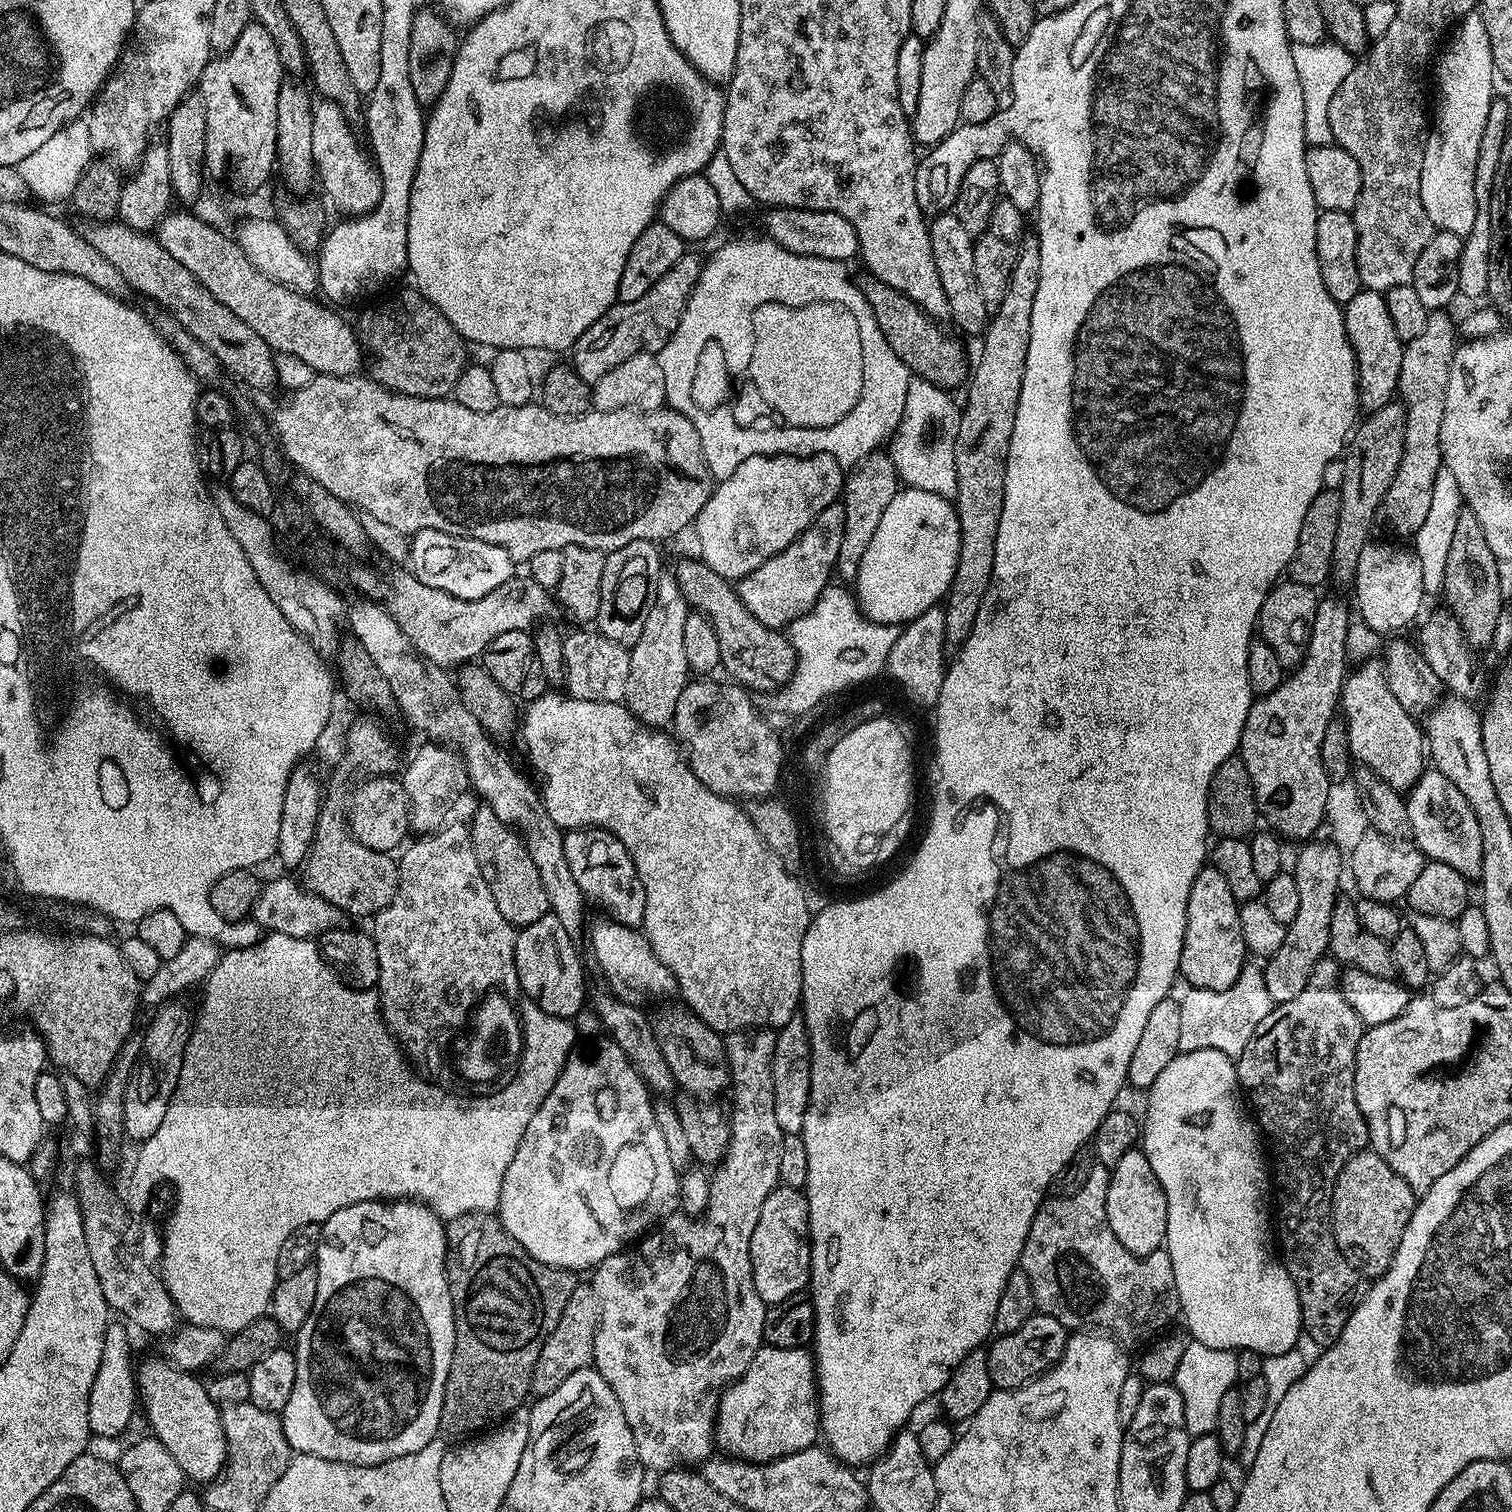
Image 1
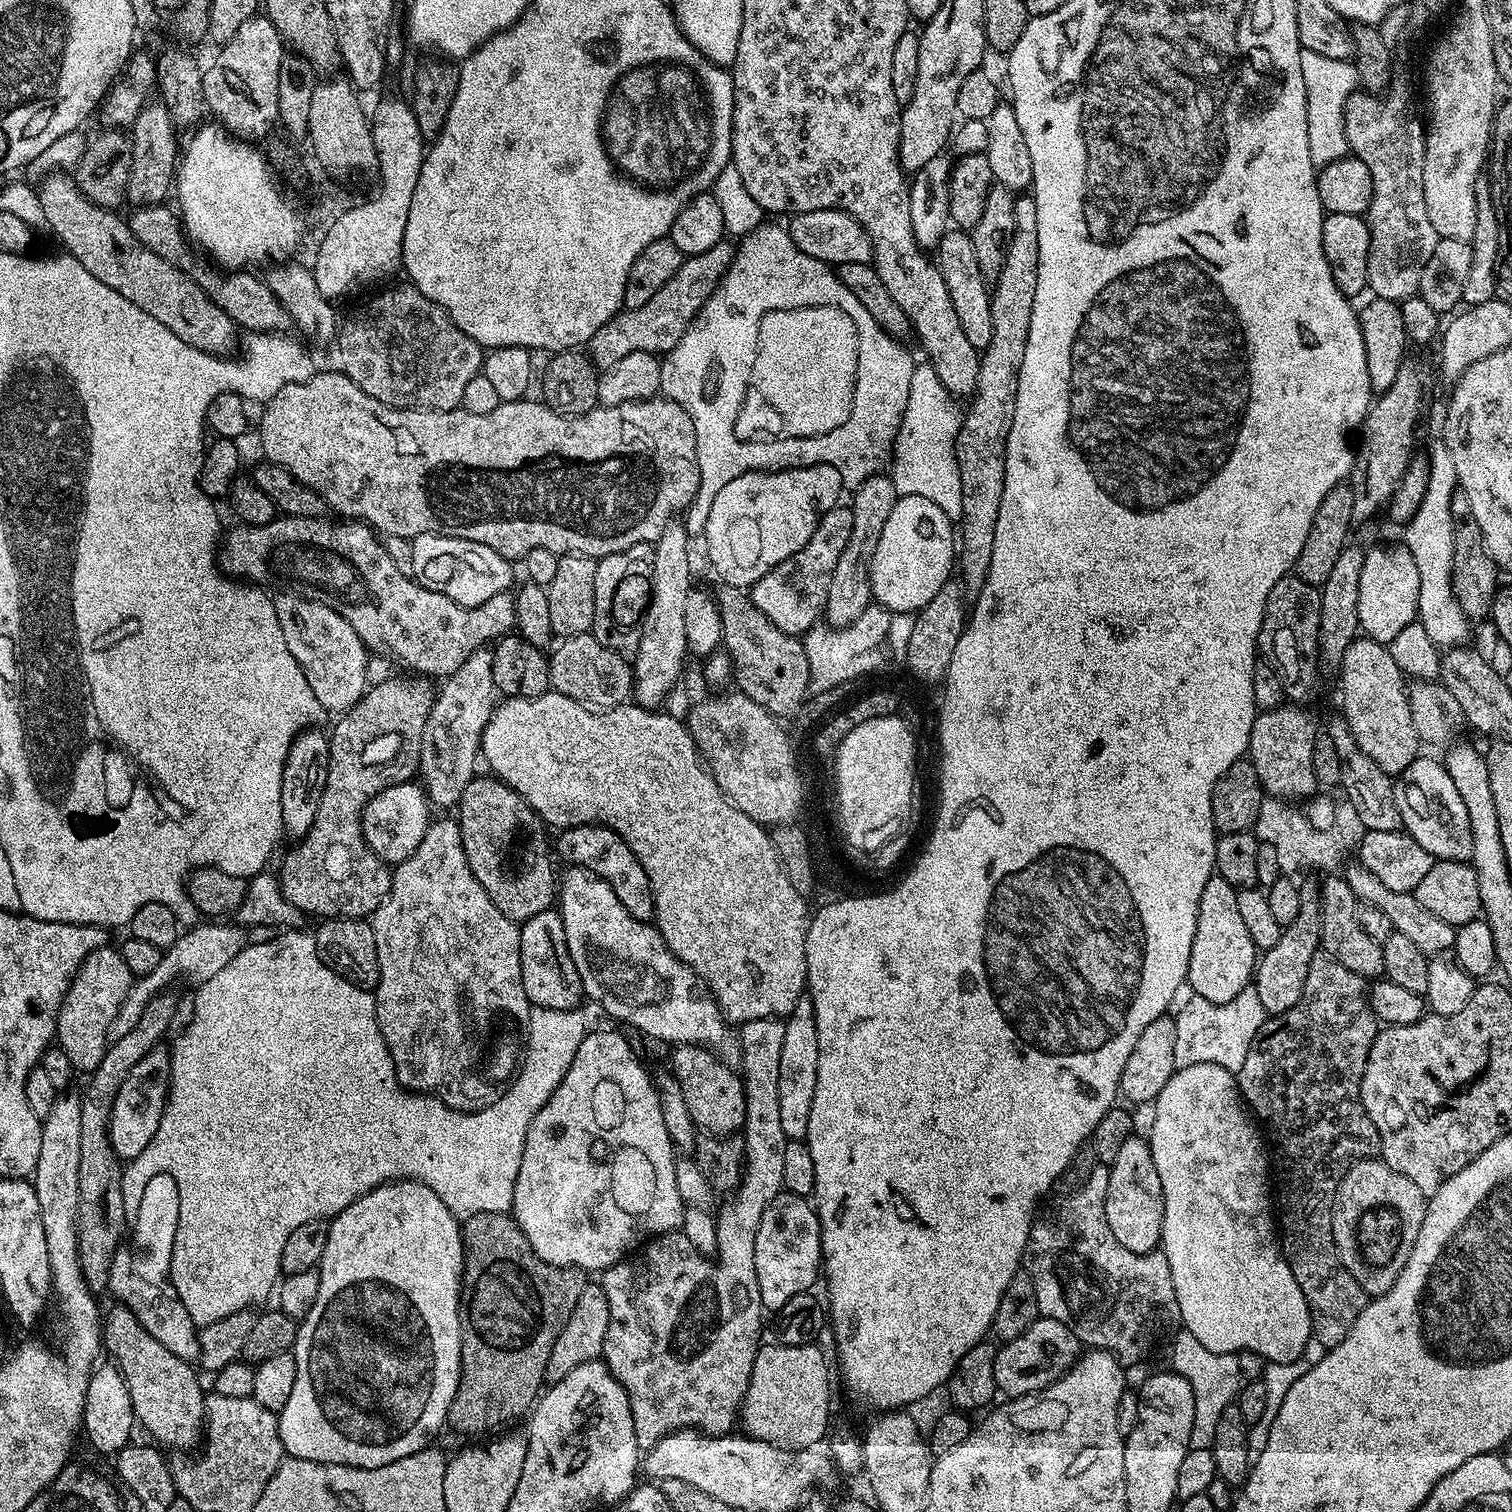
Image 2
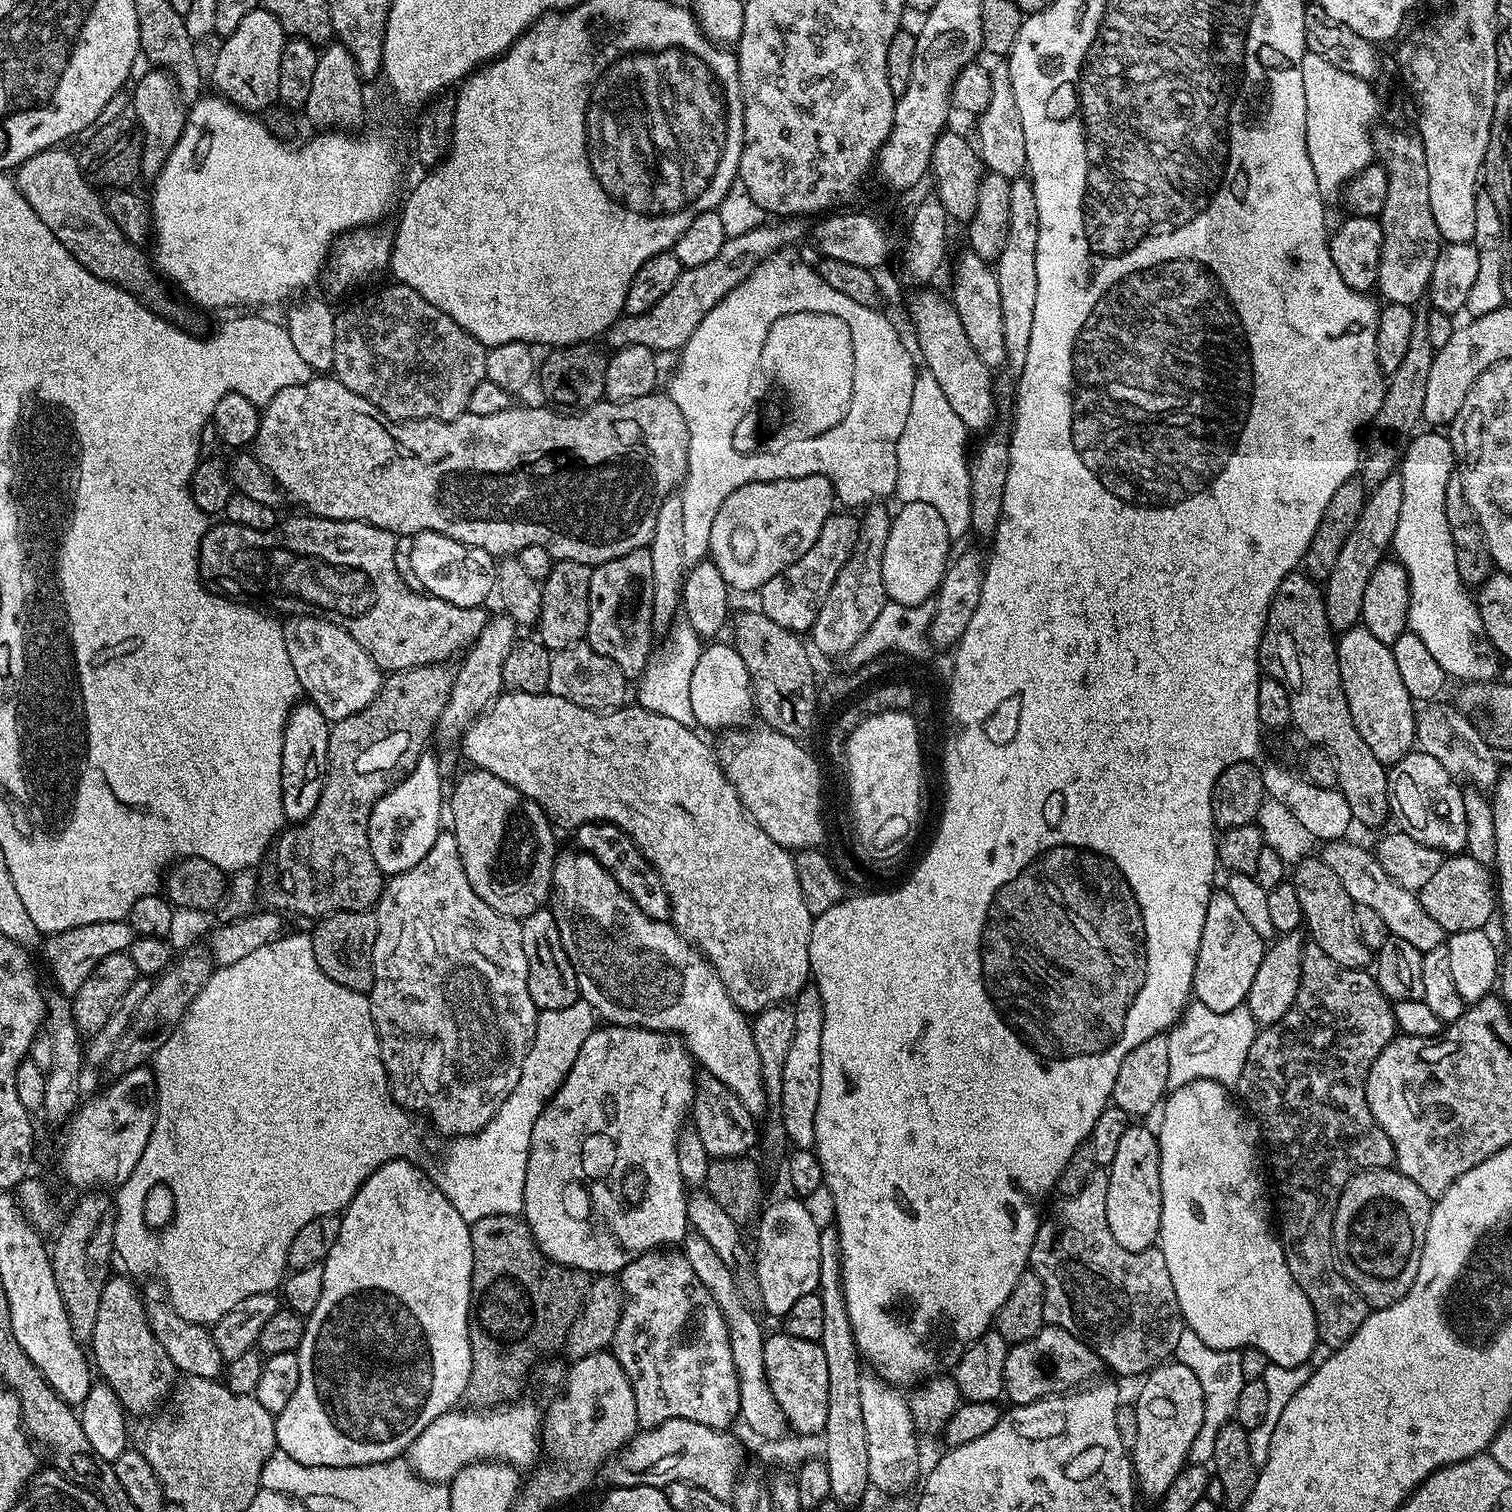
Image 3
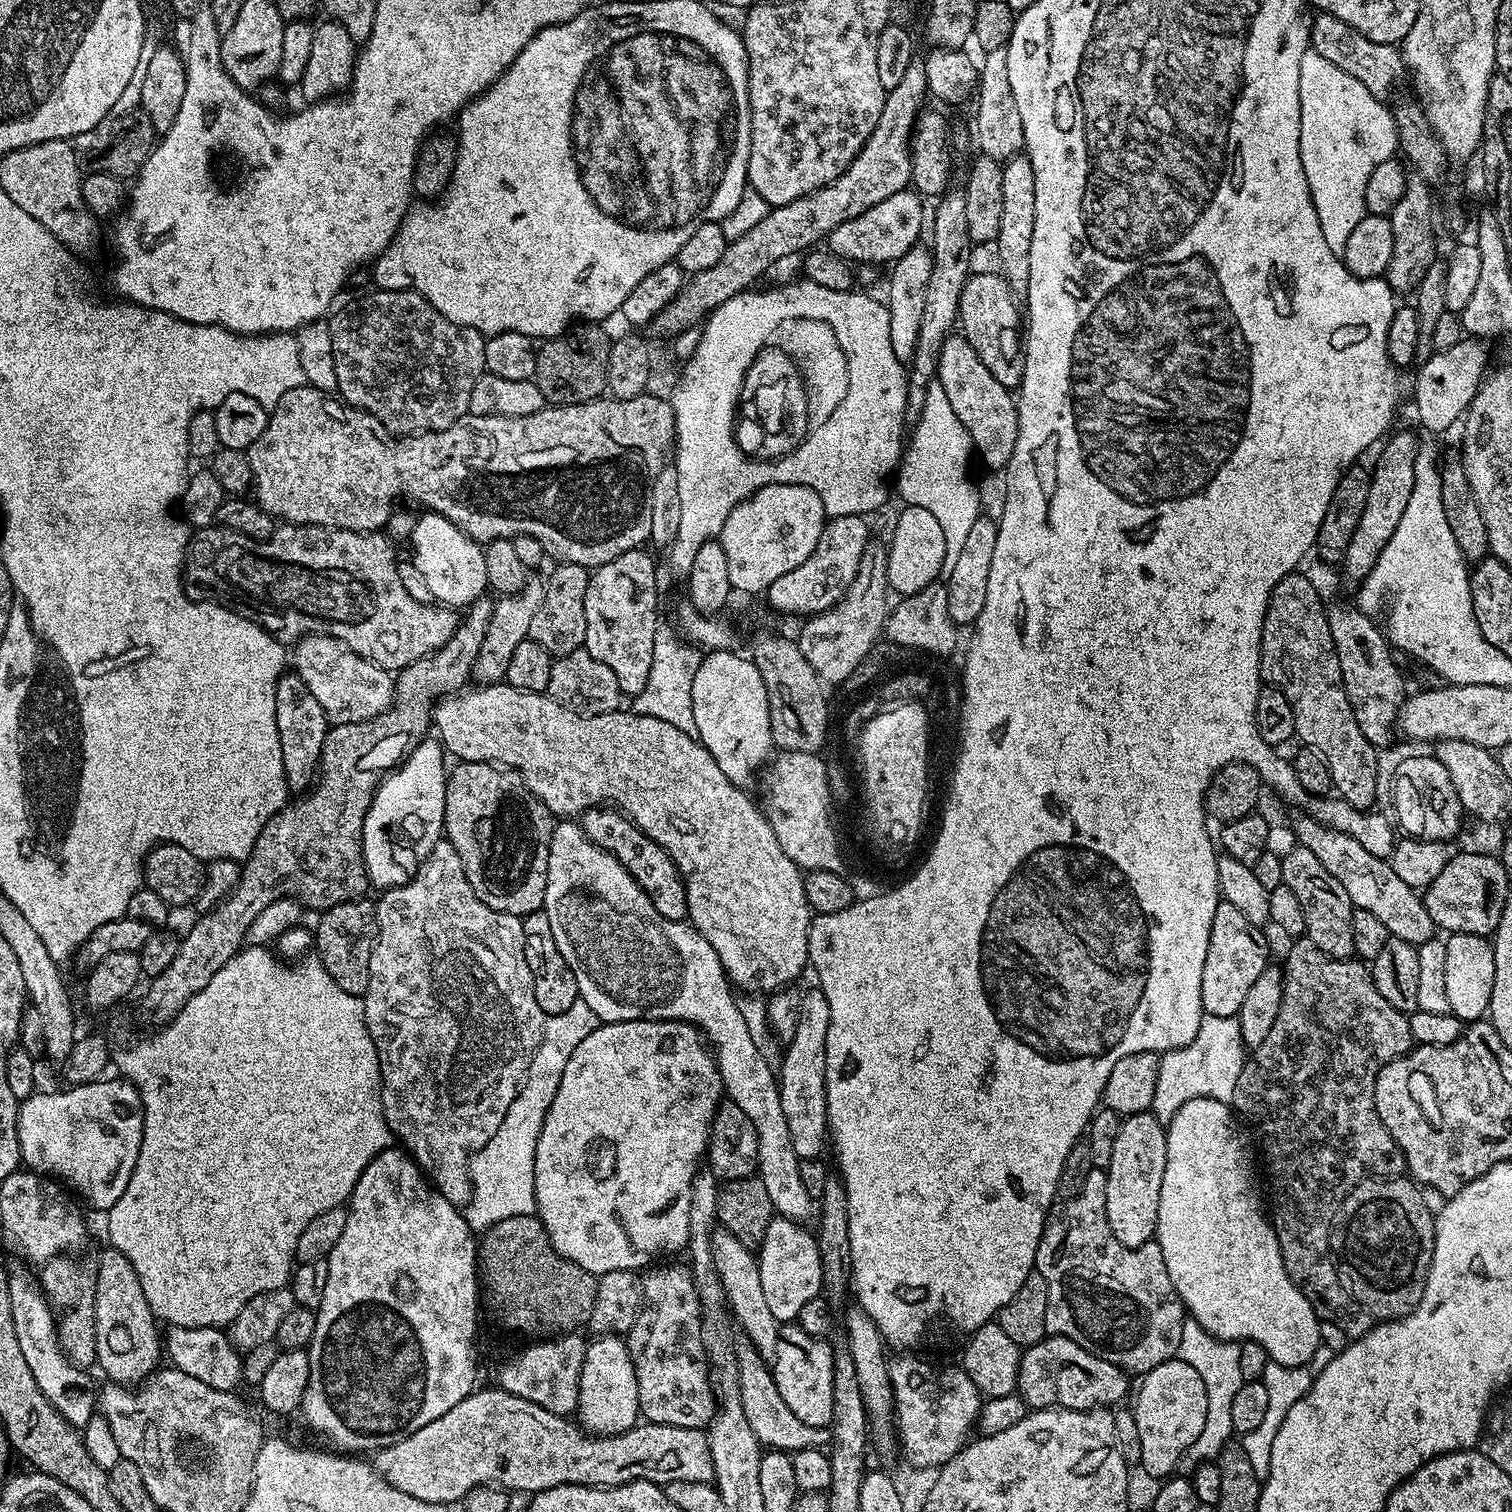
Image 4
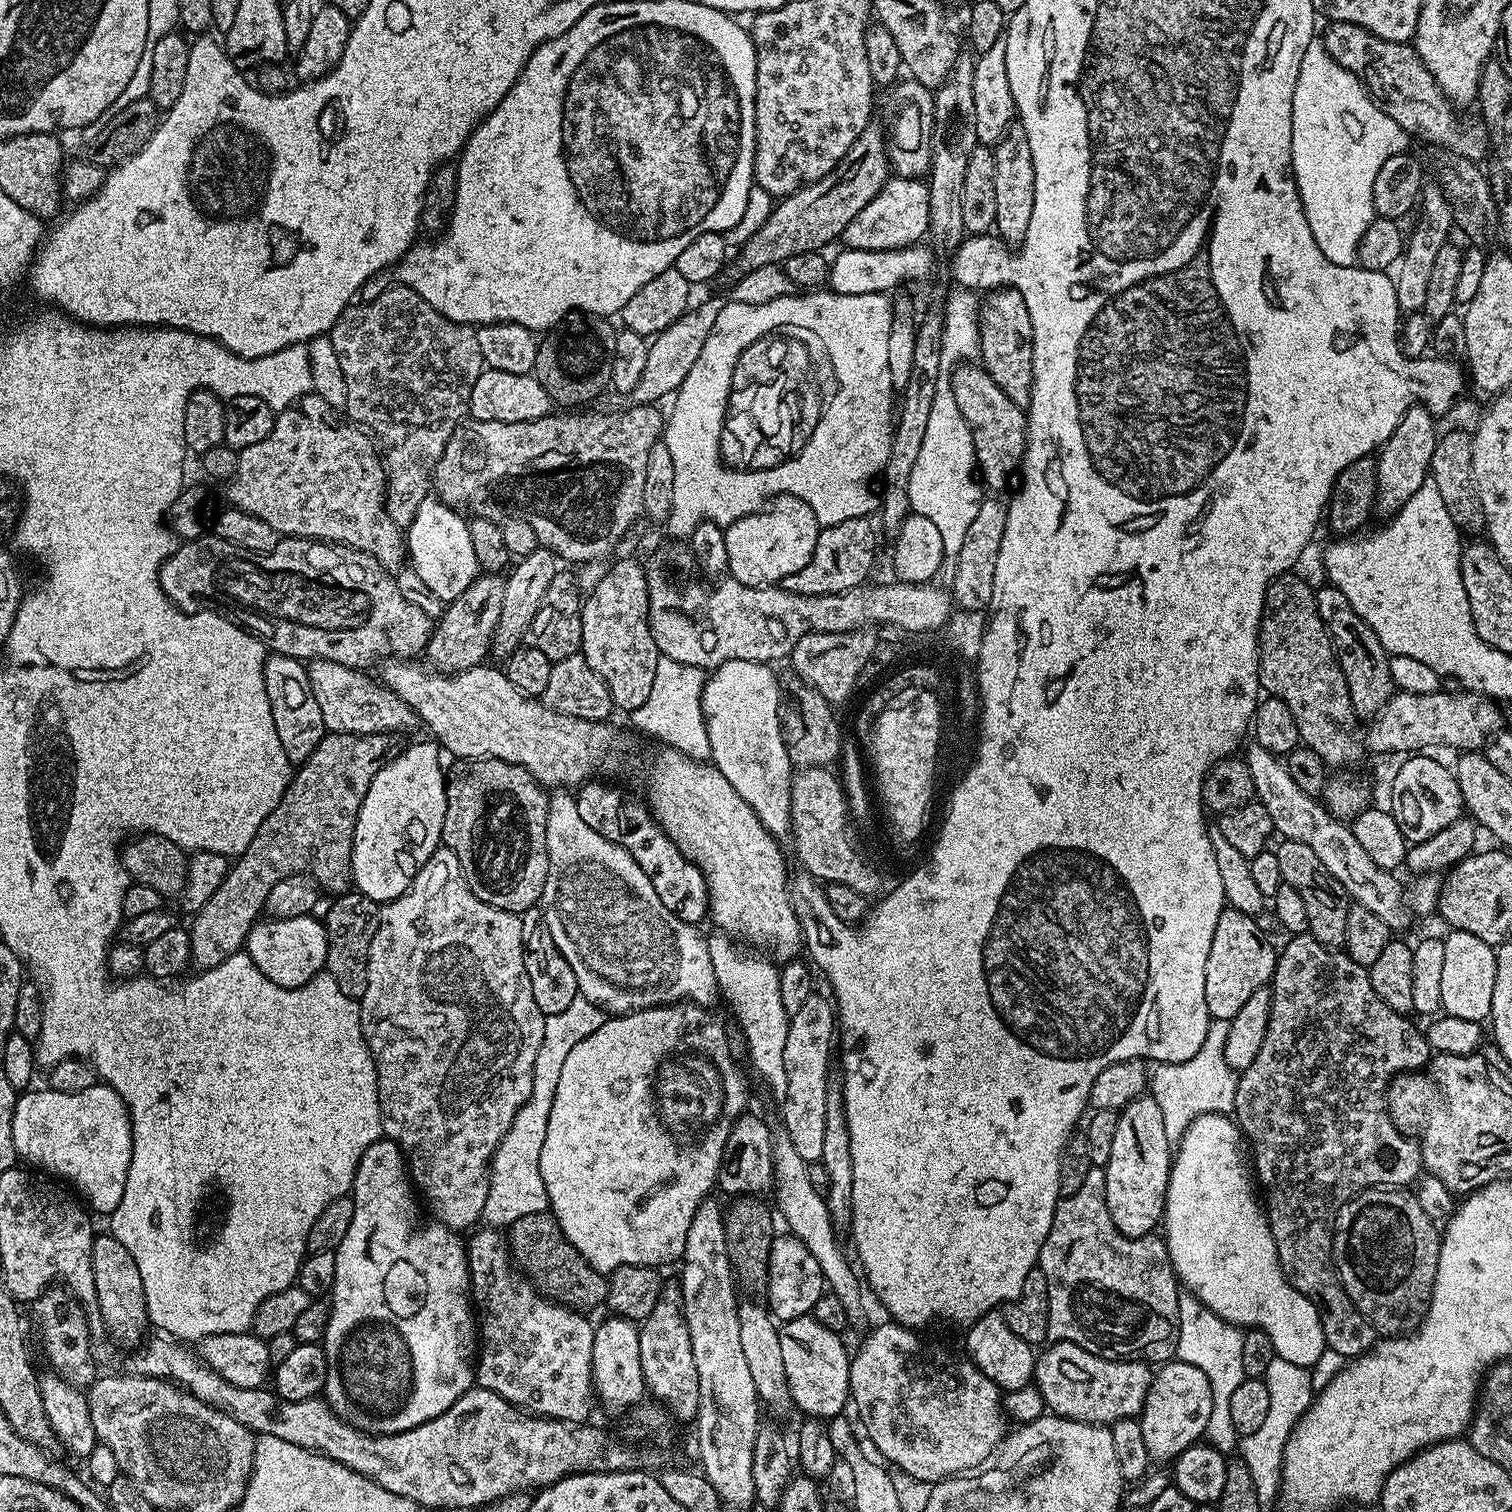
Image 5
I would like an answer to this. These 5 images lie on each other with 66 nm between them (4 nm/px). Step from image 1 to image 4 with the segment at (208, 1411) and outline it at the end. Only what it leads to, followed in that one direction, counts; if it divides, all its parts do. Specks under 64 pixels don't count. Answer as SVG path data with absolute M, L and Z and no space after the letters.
M105 1247L104 1257L96 1268L96 1364L109 1377L113 1384L139 1386L161 1367L162 1332L159 1332L156 1315L150 1310L150 1302L146 1302L146 1294L142 1294L142 1282L138 1282L138 1274L134 1266L116 1248Z

